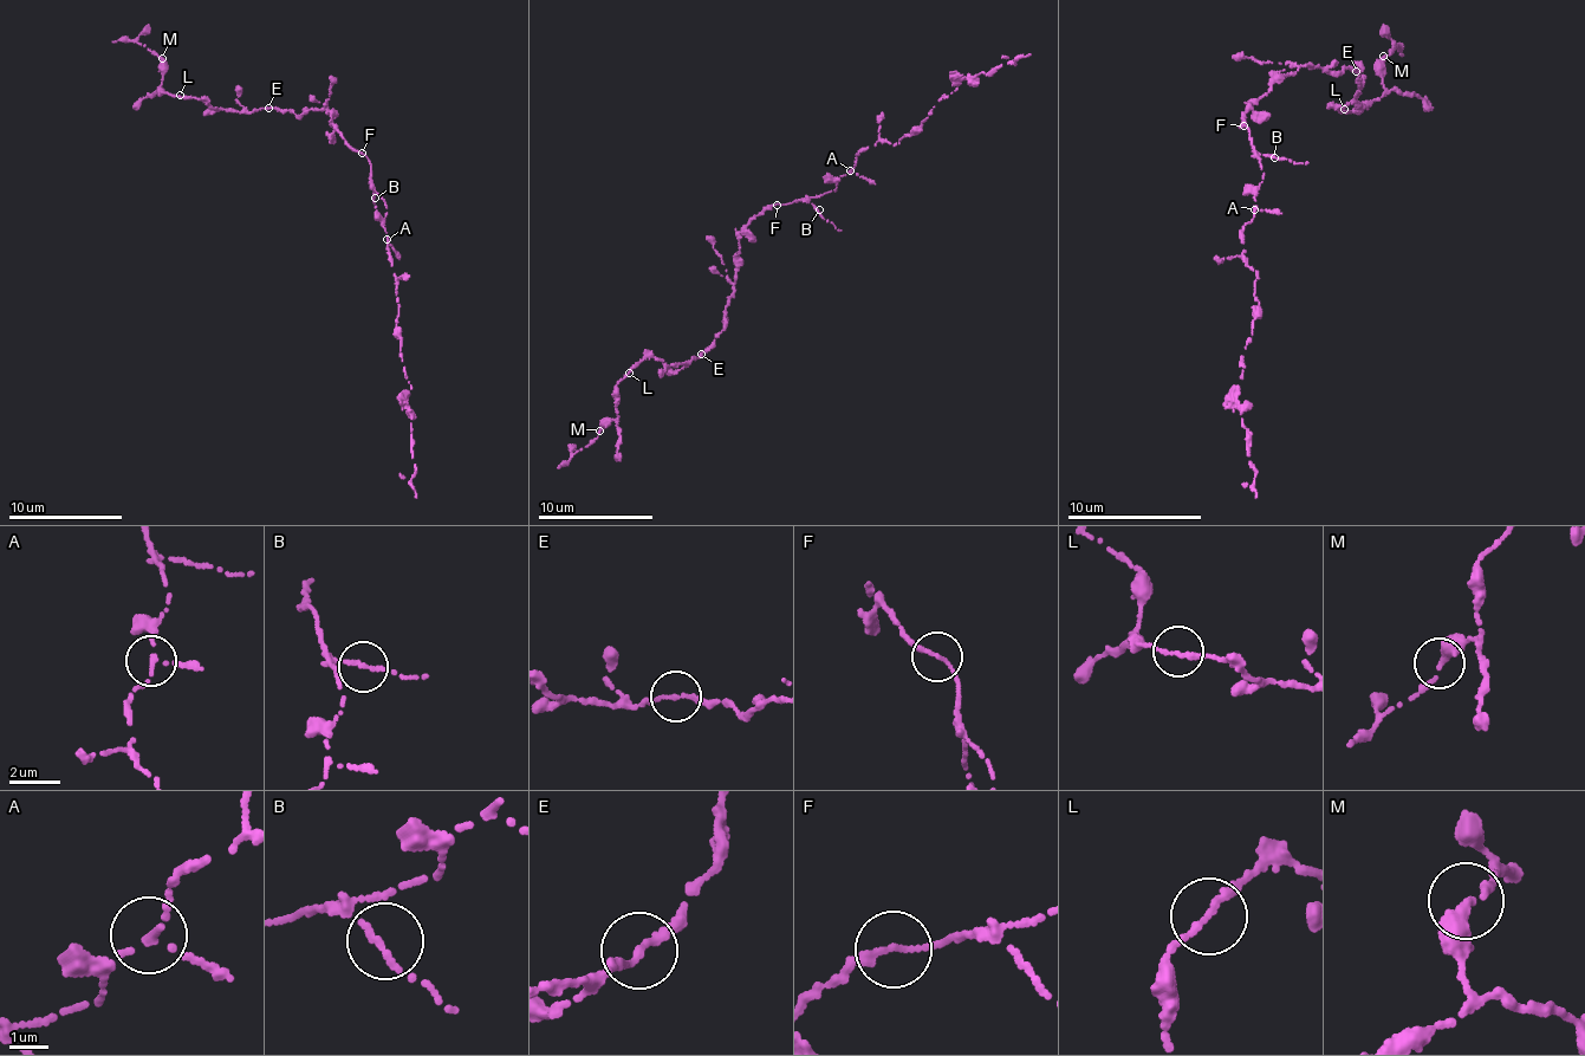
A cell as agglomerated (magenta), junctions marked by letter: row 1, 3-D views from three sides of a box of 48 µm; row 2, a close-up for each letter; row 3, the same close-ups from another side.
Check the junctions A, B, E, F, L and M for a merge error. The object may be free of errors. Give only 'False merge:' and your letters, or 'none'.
False merge: none

